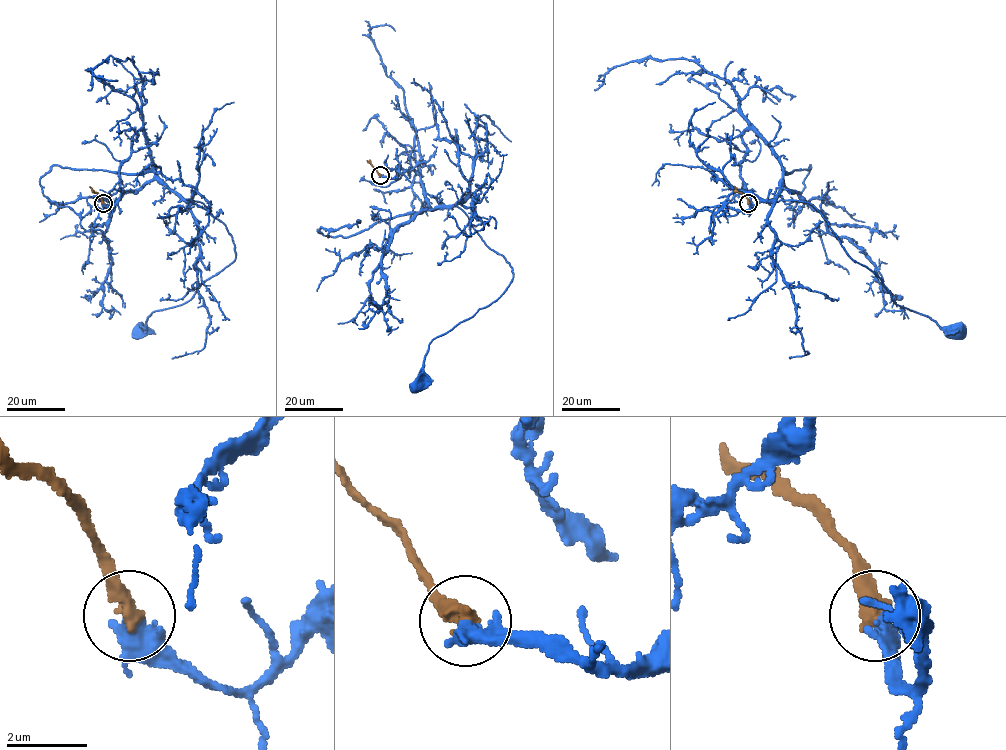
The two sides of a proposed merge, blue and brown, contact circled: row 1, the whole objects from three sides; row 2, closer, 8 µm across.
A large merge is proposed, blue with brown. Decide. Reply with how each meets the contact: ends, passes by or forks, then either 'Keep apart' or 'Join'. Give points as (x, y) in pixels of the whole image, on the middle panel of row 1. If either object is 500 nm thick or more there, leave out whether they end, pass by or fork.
At the ring blue passes by. At the ring brown ends. Join

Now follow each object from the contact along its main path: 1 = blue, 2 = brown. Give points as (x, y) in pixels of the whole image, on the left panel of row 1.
1: (103, 203), (118, 200), (120, 166), (142, 129), (155, 173), (234, 244), (236, 259), (138, 332)
2: (103, 203), (89, 186)

